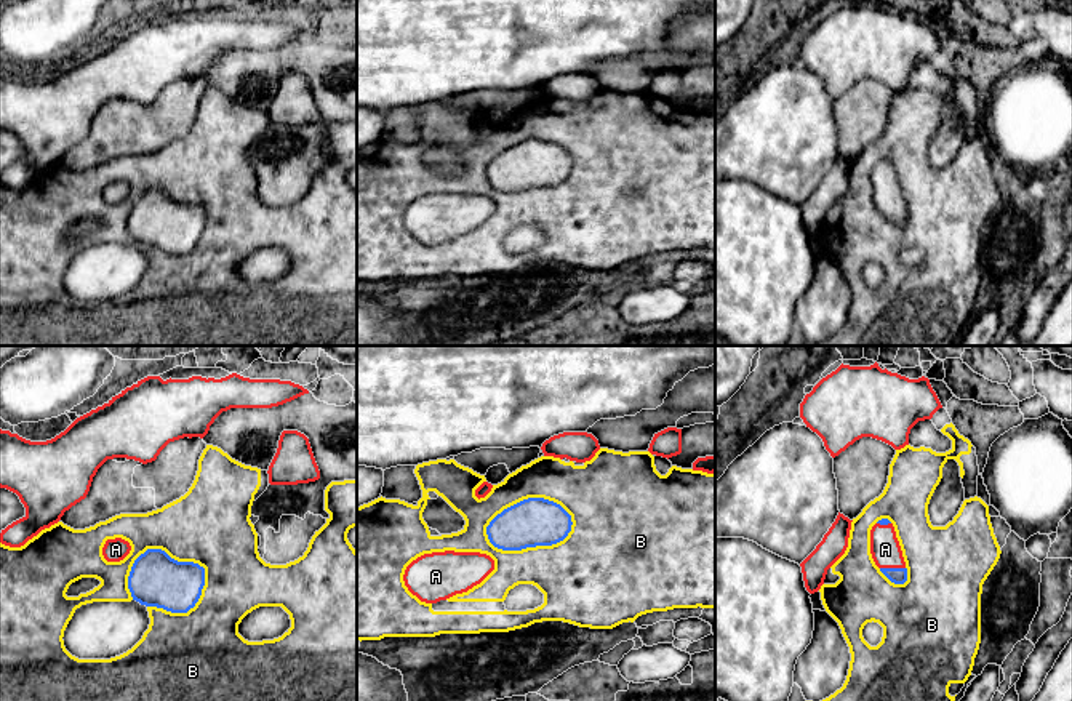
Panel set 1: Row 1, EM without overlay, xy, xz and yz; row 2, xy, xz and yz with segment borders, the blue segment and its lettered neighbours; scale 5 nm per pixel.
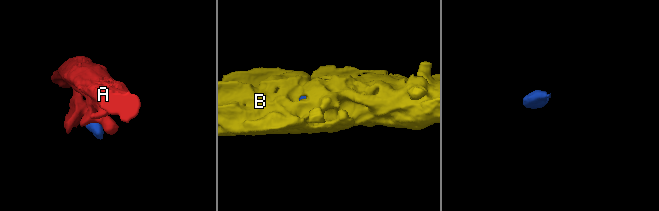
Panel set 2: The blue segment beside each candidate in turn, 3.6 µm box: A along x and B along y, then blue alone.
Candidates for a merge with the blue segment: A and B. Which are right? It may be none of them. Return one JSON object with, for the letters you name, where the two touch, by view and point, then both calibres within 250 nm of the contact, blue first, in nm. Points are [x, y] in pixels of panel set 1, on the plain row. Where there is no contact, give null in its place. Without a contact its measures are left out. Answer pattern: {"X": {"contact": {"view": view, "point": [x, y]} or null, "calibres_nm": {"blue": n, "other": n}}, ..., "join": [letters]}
{"A": {"contact": {"view": "yz", "point": [893, 210]}, "calibres_nm": {"blue": 80, "other": 150}}, "join": ["A"]}

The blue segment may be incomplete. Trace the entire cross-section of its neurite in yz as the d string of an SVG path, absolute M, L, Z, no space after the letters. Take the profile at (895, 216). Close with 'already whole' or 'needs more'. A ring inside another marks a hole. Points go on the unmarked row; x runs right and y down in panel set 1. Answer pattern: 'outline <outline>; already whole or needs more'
outline M878 162L870 171L870 195L880 213L894 226L907 222L907 210L893 165Z; needs more

